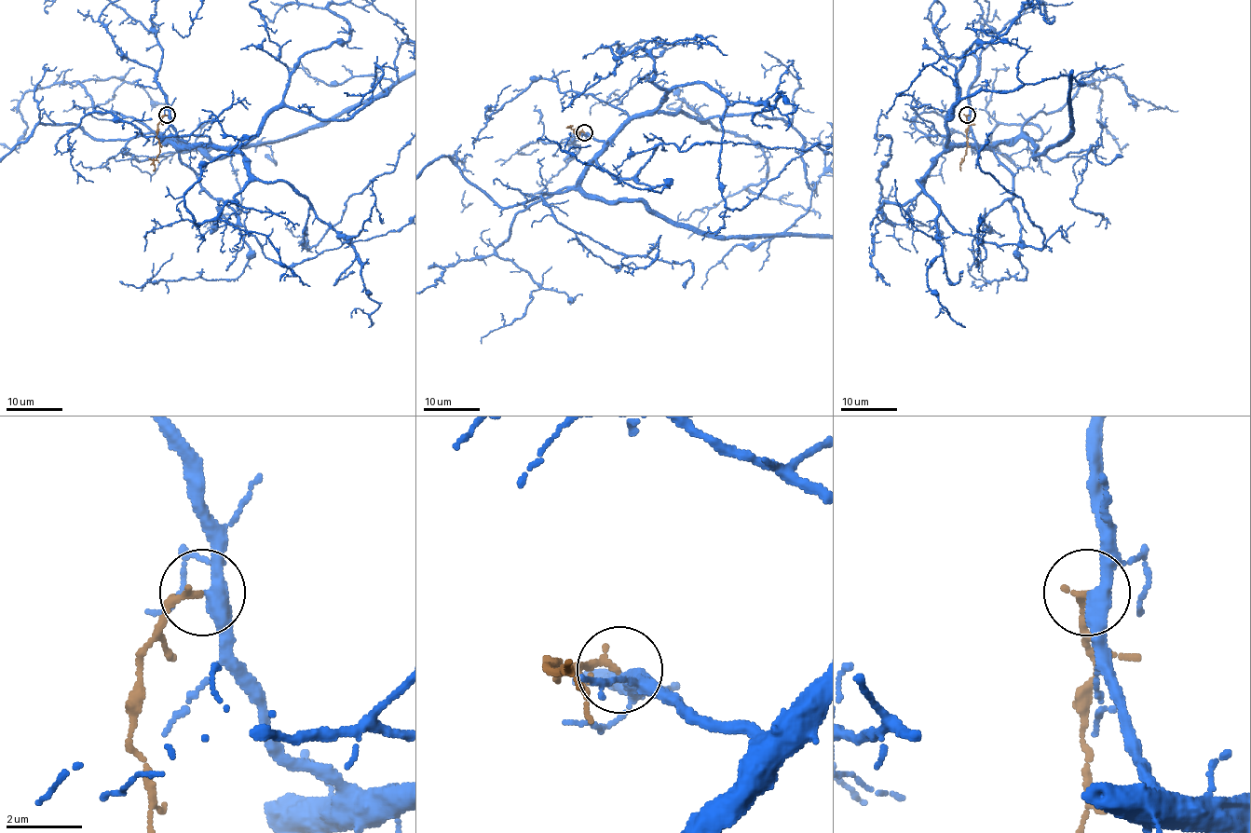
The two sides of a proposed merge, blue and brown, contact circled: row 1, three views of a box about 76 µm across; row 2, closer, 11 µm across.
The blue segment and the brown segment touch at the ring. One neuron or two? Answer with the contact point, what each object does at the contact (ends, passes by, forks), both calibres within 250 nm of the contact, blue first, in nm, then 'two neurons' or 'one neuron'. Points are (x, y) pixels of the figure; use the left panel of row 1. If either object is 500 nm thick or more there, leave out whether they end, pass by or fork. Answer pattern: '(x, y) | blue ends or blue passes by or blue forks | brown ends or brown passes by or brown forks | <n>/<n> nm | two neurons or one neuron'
(167, 115) | blue passes by | brown ends | 380/170 nm | one neuron

